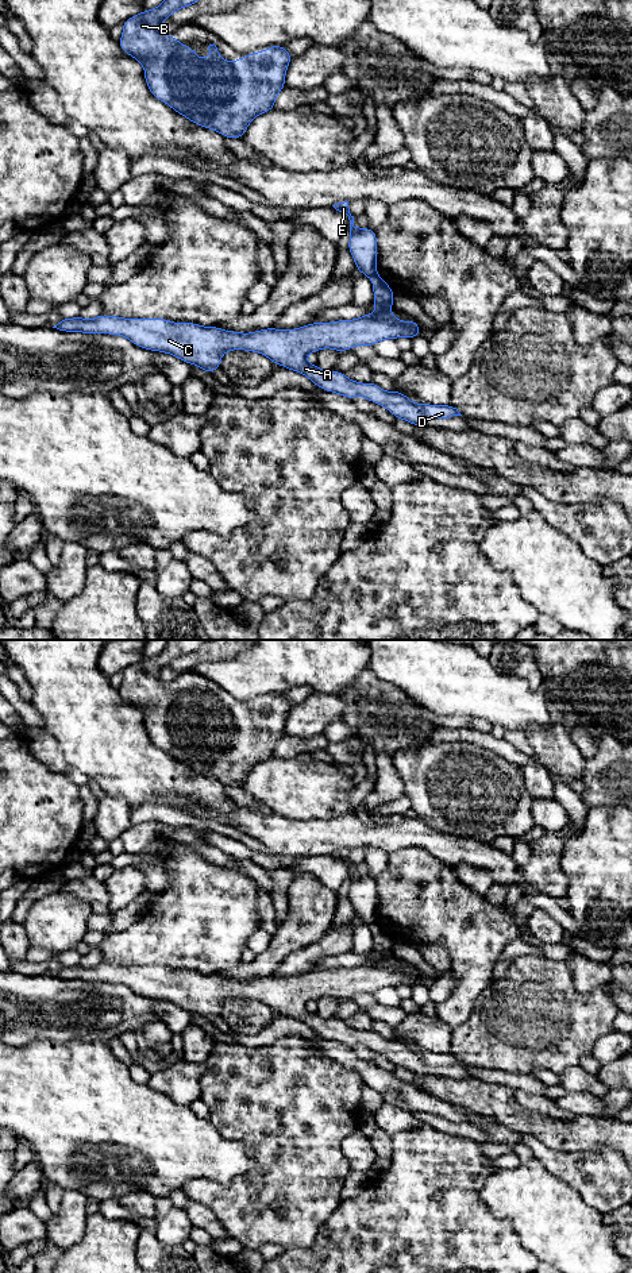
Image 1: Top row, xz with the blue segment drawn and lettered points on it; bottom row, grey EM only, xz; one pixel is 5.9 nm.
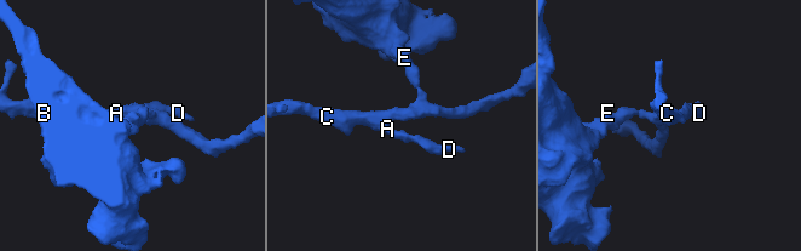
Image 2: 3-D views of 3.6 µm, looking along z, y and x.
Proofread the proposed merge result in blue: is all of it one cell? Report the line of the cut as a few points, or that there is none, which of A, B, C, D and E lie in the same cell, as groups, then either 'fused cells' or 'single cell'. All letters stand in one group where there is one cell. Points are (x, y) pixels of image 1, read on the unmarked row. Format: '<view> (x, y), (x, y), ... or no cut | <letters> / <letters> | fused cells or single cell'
xz (376, 921), (372, 925) | A C D / B E | fused cells

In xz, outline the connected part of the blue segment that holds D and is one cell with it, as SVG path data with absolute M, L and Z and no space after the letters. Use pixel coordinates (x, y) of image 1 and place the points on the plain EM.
M378 922L371 925L371 931L373 952L377 954L374 961L354 968L311 971L296 977L271 975L242 981L217 975L207 976L194 971L173 971L158 965L124 967L108 963L100 963L92 968L85 968L81 964L61 965L53 976L72 981L124 984L140 996L174 1003L209 1022L220 1017L221 1004L227 999L259 1000L267 1004L271 1011L301 1021L324 1039L334 1039L350 1048L357 1044L365 1045L386 1056L396 1066L409 1069L419 1076L427 1075L428 1065L462 1064L452 1053L413 1052L397 1038L385 1039L373 1030L355 1030L342 1019L324 1019L305 1008L309 1000L317 1000L320 996L342 1000L355 994L374 994L385 987L421 984L417 968L405 971L392 964L394 938Z

